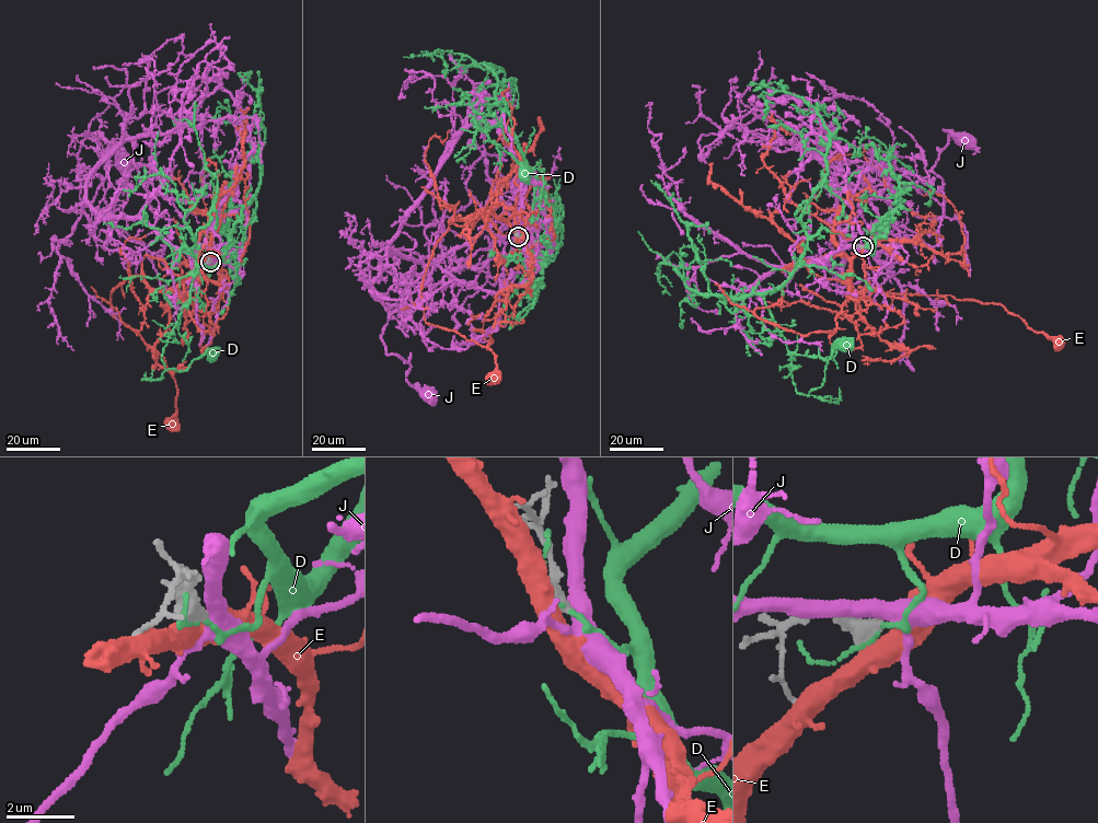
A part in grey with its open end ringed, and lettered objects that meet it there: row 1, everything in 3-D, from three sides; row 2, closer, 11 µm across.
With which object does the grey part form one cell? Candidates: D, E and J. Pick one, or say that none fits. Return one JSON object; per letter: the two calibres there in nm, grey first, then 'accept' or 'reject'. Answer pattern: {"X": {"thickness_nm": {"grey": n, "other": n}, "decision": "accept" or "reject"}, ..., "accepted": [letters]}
{"D": {"thickness_nm": {"grey": 500, "other": 100}, "decision": "reject"}, "E": {"thickness_nm": {"grey": 500, "other": 500}, "decision": "reject"}, "J": {"thickness_nm": {"grey": 360, "other": 460}, "decision": "reject"}, "accepted": []}

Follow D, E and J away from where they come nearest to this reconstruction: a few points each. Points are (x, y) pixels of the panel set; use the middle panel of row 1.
D: (517, 235), (521, 240), (532, 217), (529, 166), (506, 127), (483, 128), (472, 119), (526, 175)
E: (516, 235), (485, 212), (450, 223), (422, 284), (426, 322), (490, 350), (493, 375)
J: (518, 235), (520, 165), (493, 125), (465, 127), (390, 244), (415, 269), (382, 342), (429, 395)

